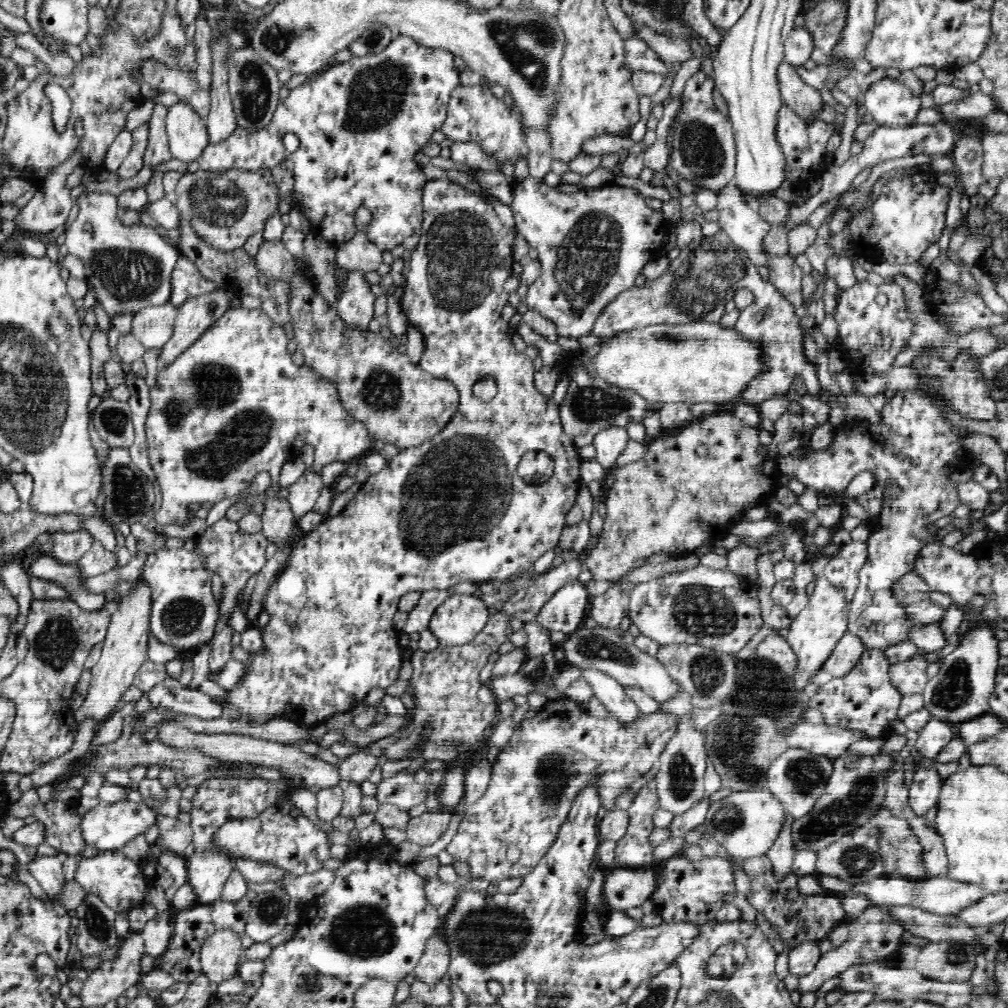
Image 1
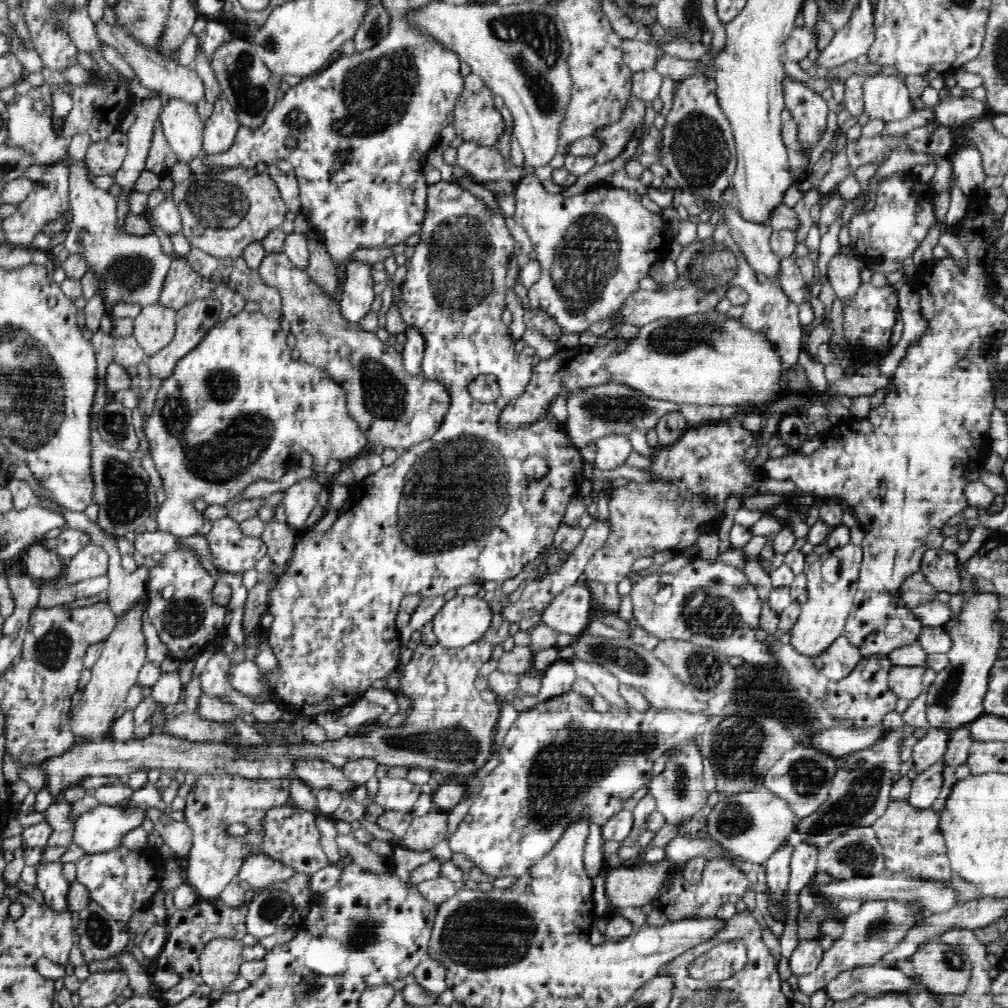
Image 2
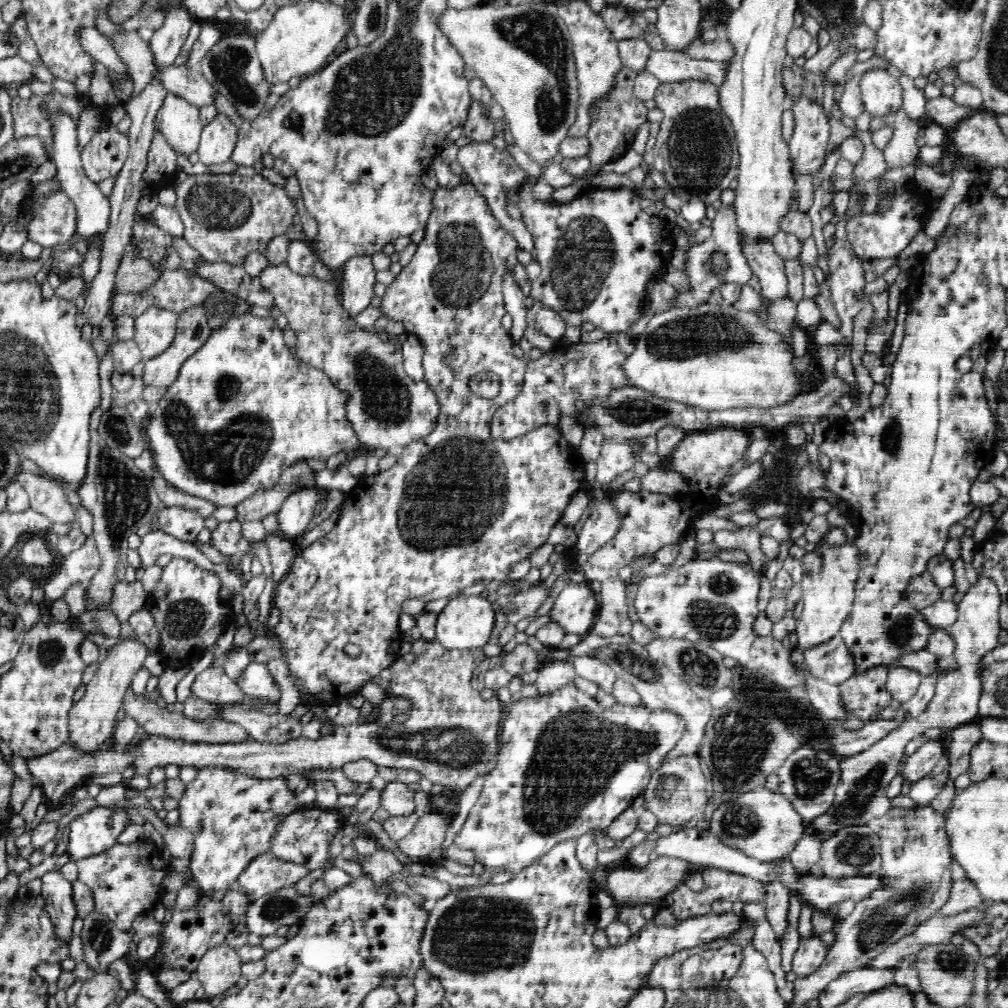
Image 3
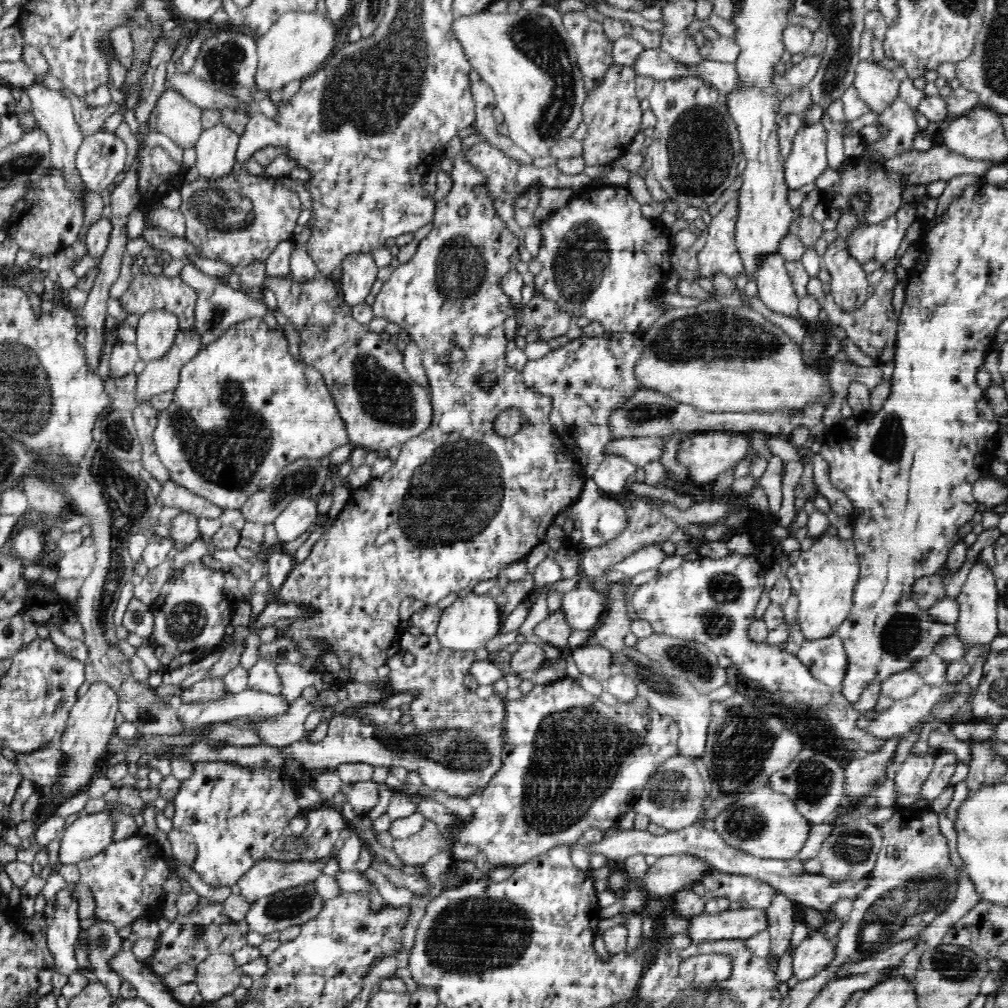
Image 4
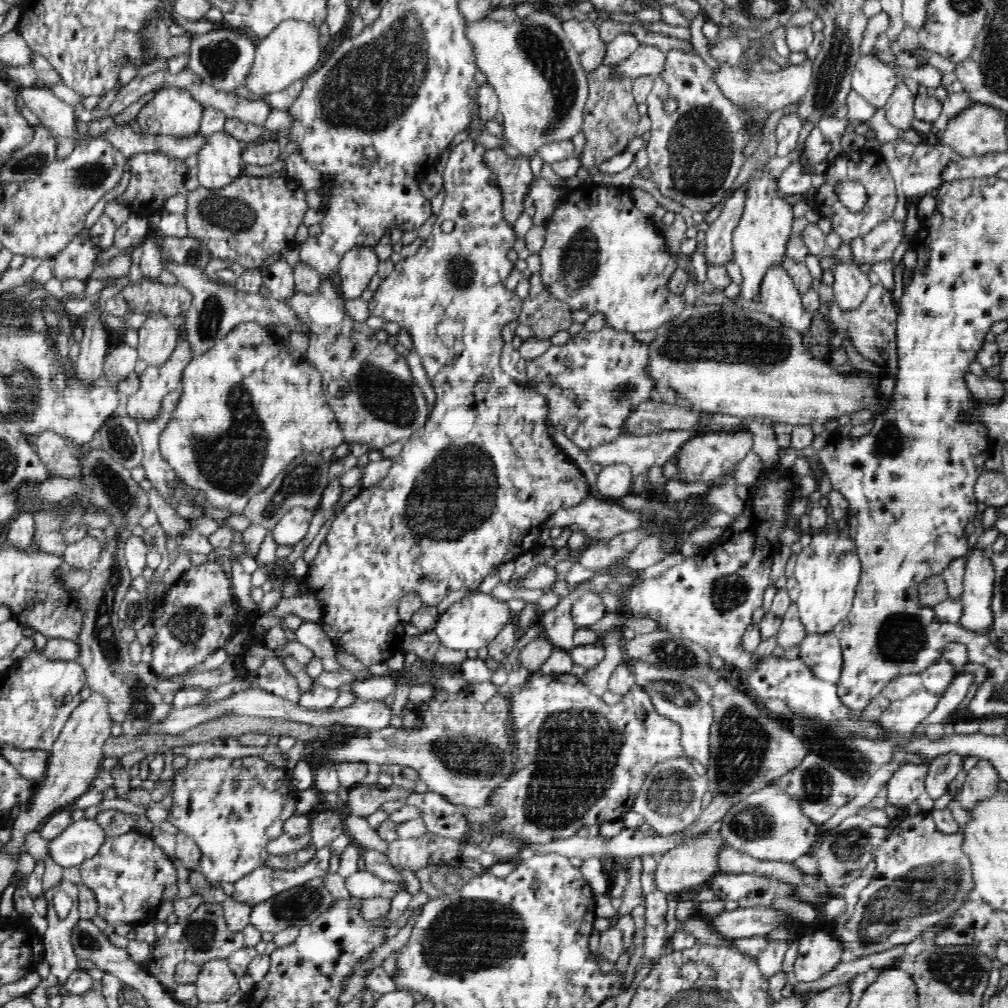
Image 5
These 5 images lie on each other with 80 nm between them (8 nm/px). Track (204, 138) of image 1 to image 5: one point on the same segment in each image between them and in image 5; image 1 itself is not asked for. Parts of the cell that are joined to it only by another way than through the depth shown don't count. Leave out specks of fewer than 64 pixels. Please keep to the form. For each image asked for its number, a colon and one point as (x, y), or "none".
2: (182, 125)
3: (179, 122)
4: (175, 116)
5: (172, 111)

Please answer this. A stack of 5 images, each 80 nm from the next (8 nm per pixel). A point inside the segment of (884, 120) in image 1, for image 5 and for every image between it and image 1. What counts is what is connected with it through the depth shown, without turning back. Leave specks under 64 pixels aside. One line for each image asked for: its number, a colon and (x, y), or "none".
2: (887, 98)
3: (882, 95)
4: (879, 88)
5: (875, 81)

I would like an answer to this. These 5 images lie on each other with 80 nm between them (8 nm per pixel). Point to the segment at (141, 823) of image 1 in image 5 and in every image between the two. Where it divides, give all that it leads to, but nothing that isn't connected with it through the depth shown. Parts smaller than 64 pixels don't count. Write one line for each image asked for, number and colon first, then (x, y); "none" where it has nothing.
2: (101, 829)
3: (97, 830)
4: (89, 834)
5: (80, 840)

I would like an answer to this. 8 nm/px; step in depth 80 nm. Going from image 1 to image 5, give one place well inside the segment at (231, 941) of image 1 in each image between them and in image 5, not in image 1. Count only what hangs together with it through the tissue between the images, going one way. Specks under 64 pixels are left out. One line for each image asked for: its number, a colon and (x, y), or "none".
2: (220, 960)
3: (219, 970)
4: (218, 976)
5: (216, 982)

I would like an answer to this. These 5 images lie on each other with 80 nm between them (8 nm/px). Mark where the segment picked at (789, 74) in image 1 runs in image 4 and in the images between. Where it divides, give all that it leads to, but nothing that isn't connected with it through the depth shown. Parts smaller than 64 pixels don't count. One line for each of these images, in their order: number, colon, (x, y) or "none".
2: (808, 109)
3: (808, 146)
4: (808, 158)

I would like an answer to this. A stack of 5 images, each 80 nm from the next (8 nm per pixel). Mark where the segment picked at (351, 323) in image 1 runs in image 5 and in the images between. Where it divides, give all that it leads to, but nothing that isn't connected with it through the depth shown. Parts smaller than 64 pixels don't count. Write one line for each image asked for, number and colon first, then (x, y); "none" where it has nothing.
2: (357, 297)
3: (357, 289)
4: (359, 270)
5: (357, 267)

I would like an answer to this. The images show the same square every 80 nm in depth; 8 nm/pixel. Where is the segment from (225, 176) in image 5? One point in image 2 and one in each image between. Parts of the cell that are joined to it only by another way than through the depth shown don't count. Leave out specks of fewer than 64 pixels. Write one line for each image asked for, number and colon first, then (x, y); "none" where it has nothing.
2: (220, 129)
3: (218, 139)
4: (216, 148)

